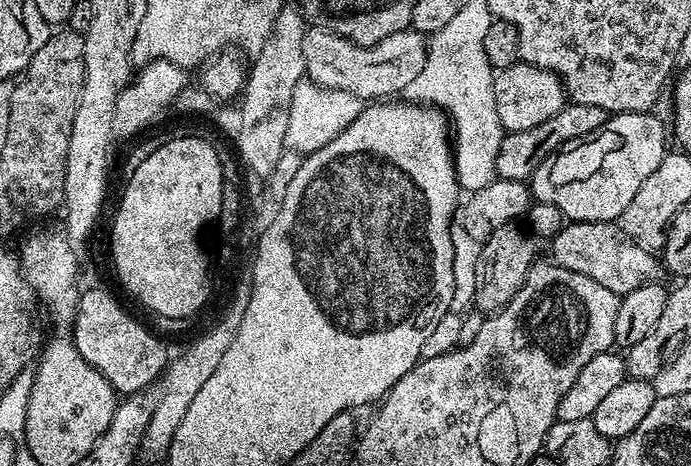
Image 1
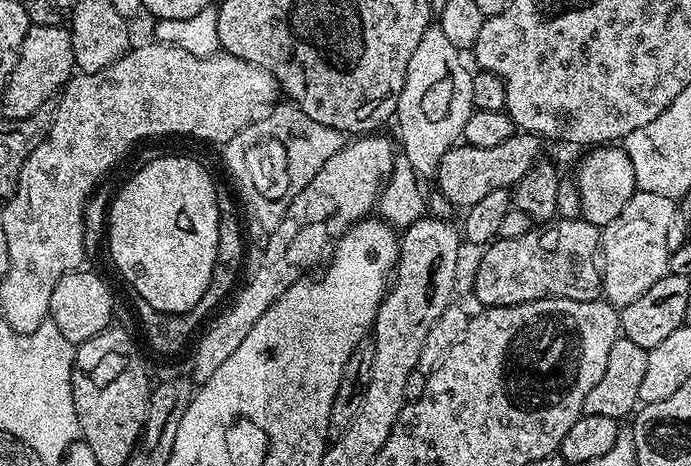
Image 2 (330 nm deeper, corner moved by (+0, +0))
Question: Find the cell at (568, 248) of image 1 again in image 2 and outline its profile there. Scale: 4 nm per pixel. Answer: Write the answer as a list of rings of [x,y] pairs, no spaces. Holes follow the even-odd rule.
[[[553,219],[551,222],[545,223],[544,228],[539,232],[539,227],[533,226],[526,234],[521,234],[518,238],[497,238],[483,249],[484,257],[480,260],[480,265],[476,268],[476,281],[473,282],[472,288],[476,291],[476,300],[480,306],[484,308],[497,308],[498,306],[514,306],[522,302],[534,302],[535,300],[545,300],[546,298],[554,298],[561,296],[562,298],[570,298],[571,300],[598,300],[602,296],[602,264],[598,259],[600,255],[600,233],[601,229],[595,224],[591,224],[589,220],[562,220]]]

